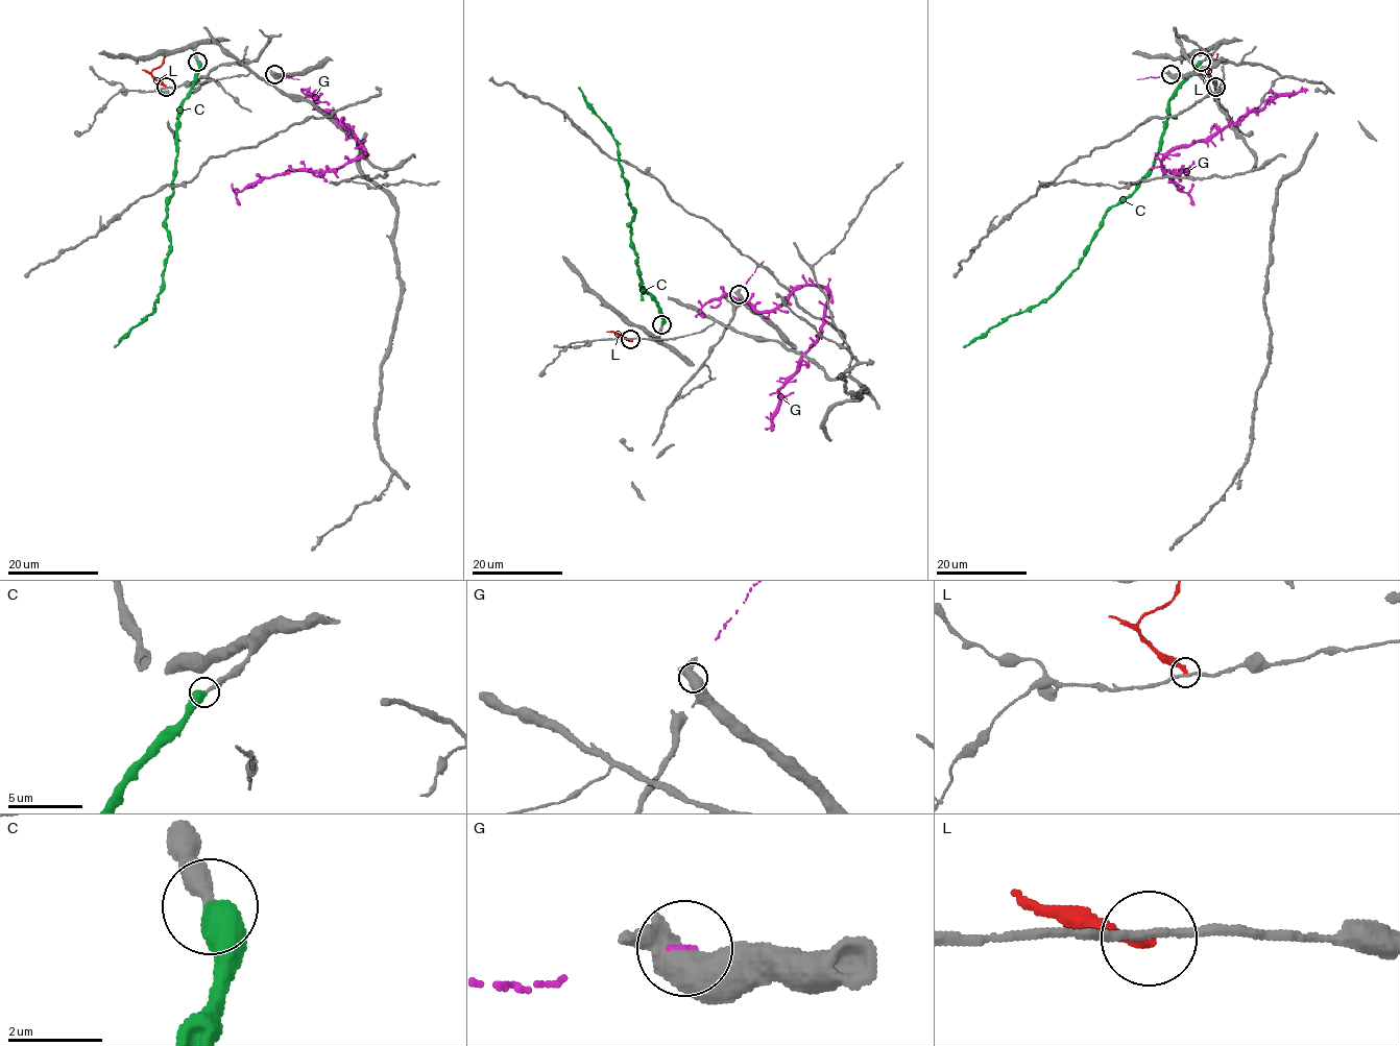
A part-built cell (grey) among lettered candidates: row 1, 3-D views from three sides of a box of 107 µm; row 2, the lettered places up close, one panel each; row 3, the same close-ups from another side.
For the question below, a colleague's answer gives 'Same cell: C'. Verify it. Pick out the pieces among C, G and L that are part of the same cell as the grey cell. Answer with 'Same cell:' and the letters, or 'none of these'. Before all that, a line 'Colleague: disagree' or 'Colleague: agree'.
Colleague: agree
Same cell: C

